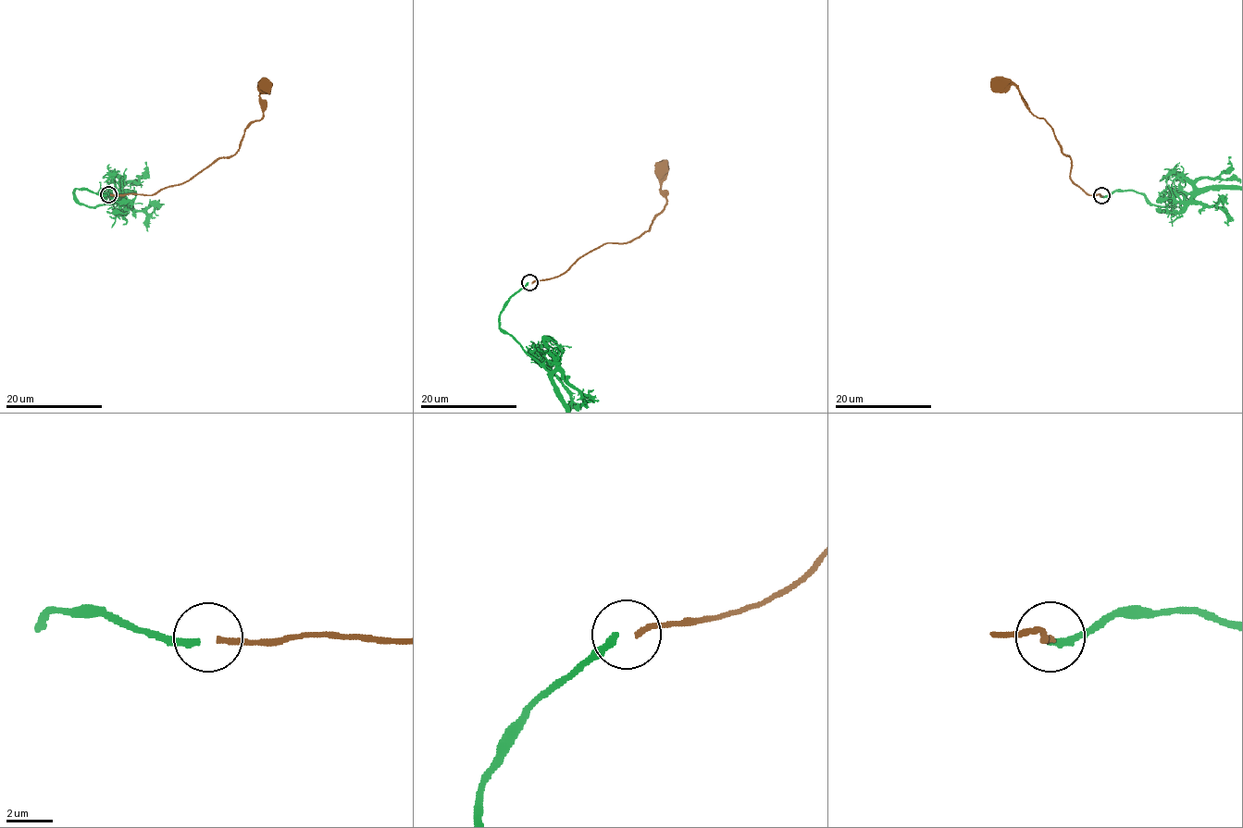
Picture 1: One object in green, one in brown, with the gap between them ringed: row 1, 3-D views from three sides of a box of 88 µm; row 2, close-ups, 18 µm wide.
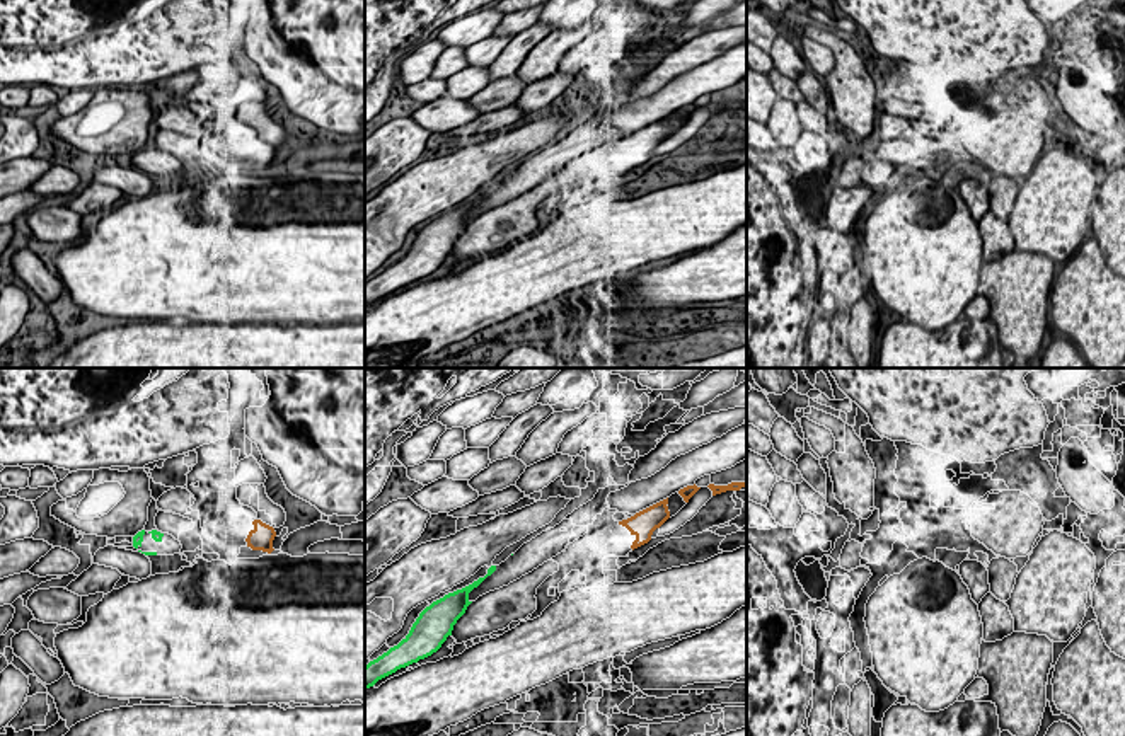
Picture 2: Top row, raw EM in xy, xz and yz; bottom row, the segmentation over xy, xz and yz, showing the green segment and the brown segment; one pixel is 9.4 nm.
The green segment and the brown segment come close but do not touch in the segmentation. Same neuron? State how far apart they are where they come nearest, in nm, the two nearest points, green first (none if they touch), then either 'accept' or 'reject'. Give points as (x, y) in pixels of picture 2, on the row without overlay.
gap 800 nm; span xy (162, 154), (246, 157); reject

